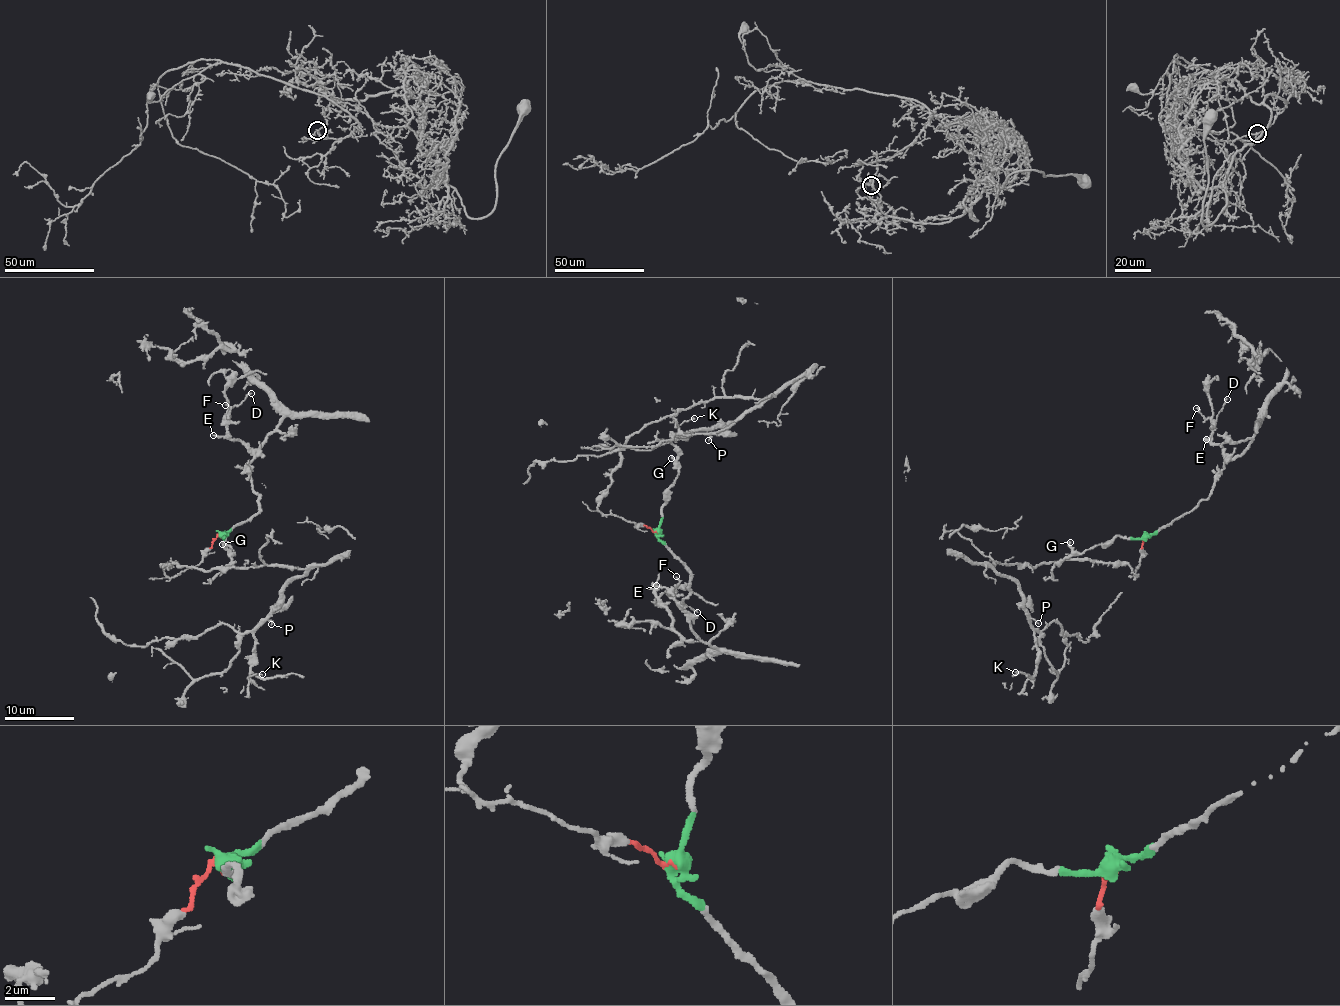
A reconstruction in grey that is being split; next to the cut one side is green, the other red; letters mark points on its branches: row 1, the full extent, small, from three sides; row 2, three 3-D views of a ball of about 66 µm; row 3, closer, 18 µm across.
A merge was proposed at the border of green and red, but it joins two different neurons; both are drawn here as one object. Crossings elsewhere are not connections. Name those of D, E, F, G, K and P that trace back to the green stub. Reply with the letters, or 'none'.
D, E, F, G

